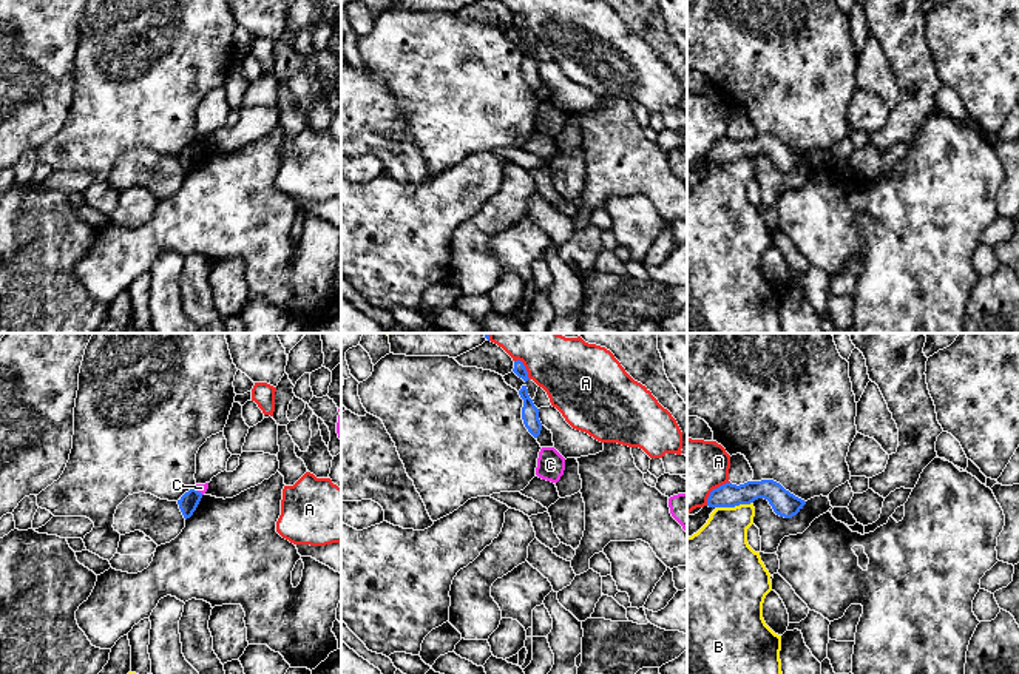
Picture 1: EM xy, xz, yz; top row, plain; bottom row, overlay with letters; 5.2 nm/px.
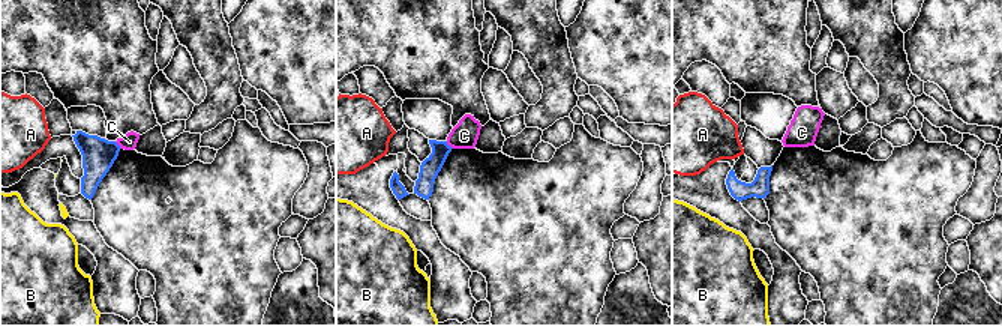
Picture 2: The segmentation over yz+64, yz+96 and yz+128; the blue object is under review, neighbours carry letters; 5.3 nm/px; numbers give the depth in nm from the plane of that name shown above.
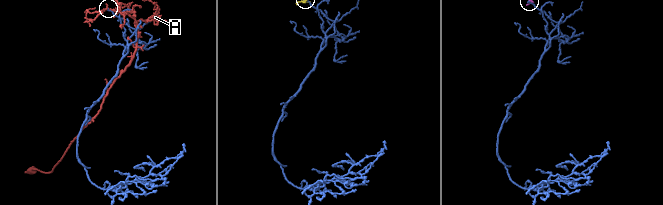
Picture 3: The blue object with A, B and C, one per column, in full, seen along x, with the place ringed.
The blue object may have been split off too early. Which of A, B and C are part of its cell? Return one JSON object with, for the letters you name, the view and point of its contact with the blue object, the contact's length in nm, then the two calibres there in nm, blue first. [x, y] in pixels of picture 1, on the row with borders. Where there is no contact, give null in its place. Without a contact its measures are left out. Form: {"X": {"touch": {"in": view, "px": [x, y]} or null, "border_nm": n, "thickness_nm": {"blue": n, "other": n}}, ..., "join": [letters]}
{"join": []}

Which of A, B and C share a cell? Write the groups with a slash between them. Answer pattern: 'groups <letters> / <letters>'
groups A / B / C

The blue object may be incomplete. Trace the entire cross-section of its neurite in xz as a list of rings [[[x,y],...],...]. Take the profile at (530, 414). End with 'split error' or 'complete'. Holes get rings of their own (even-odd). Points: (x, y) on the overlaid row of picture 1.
[[[522,386],[519,390],[520,398],[523,399],[522,420],[528,432],[537,438],[542,430],[542,423],[539,420],[539,409],[534,406],[533,399],[528,395],[526,386]]]; complete

